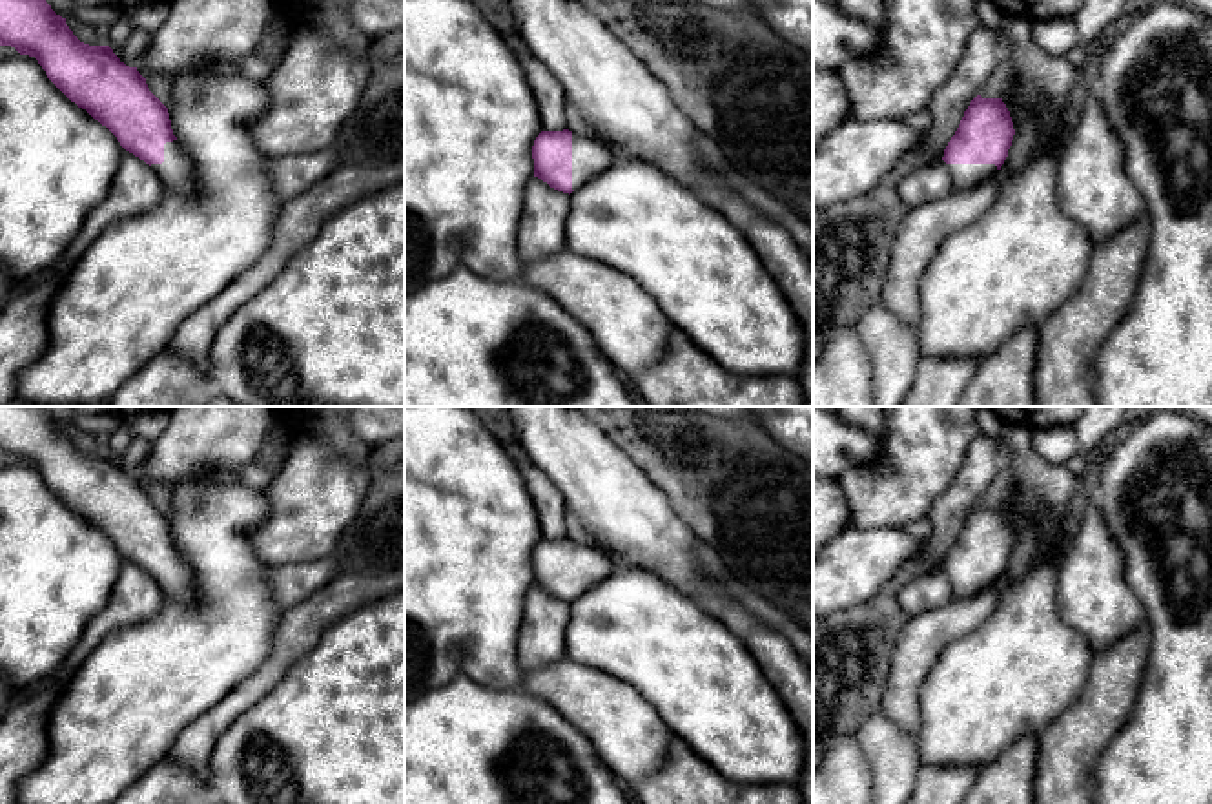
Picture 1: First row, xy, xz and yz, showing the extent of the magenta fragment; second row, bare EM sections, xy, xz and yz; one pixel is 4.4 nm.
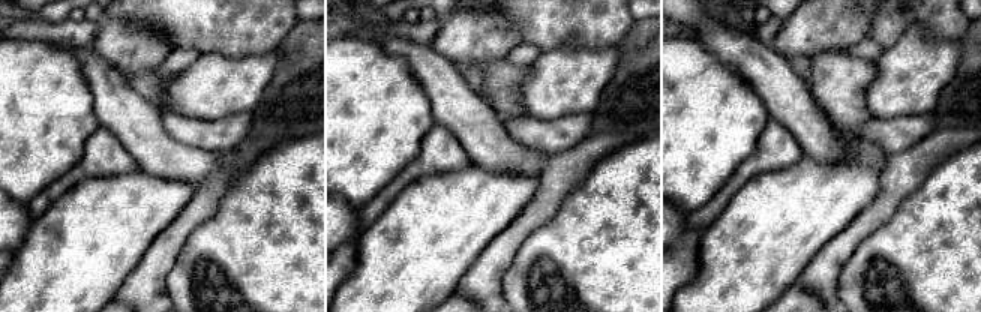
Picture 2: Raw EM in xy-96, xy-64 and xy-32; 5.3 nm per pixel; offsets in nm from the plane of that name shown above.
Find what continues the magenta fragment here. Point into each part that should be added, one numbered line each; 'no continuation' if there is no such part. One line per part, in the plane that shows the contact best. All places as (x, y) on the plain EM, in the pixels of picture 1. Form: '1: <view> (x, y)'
1: xz (589, 566)

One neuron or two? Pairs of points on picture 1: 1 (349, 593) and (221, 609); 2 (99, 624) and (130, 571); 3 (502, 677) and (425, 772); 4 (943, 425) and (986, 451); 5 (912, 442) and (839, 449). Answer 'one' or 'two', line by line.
1: two
2: one
3: two
4: two
5: two

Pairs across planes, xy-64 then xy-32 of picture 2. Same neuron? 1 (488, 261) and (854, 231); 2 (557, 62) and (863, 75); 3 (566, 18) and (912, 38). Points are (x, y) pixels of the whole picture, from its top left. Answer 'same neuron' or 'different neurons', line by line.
1: same neuron
2: different neurons
3: different neurons

